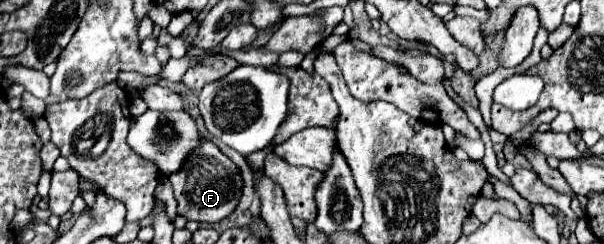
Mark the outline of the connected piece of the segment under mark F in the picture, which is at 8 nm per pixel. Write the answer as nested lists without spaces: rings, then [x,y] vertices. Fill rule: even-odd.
[[[202,141],[202,147],[190,155],[186,165],[178,173],[170,175],[170,181],[178,201],[178,215],[198,223],[218,223],[234,213],[244,187],[240,167],[230,157],[226,157],[212,141]]]

